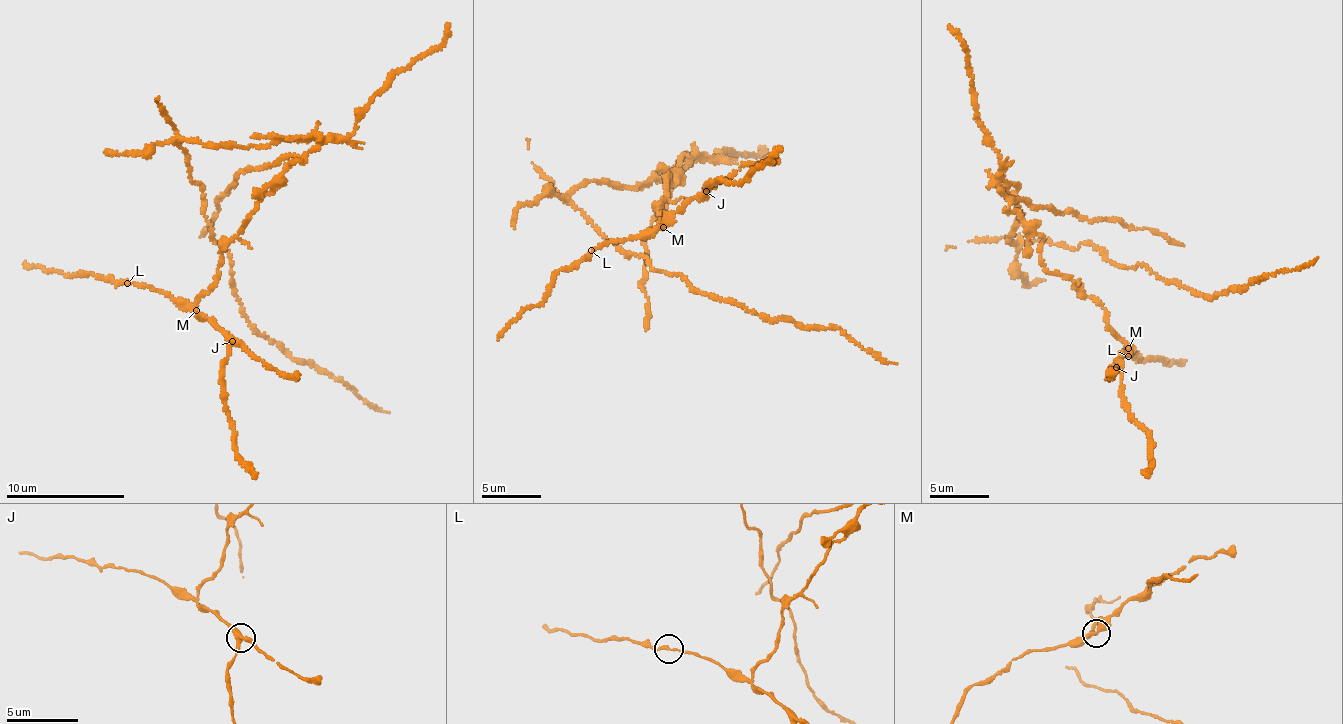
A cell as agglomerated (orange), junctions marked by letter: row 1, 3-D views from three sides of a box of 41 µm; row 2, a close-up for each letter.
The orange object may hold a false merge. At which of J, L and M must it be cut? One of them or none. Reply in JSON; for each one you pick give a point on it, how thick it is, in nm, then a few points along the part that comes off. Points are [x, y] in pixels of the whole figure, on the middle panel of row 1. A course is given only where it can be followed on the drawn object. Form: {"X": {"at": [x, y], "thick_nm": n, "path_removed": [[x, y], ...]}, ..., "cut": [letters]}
{"M": {"at": [663, 227], "thick_nm": 280, "path_removed": [[663, 228], [664, 178], [696, 155], [634, 187], [587, 180], [570, 201], [690, 288], [841, 329], [897, 363]]}, "cut": ["M"]}

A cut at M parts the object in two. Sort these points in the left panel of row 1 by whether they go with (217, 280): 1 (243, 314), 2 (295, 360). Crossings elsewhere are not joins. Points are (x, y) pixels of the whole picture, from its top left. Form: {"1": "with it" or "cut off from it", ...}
{"1": "with it", "2": "with it"}

